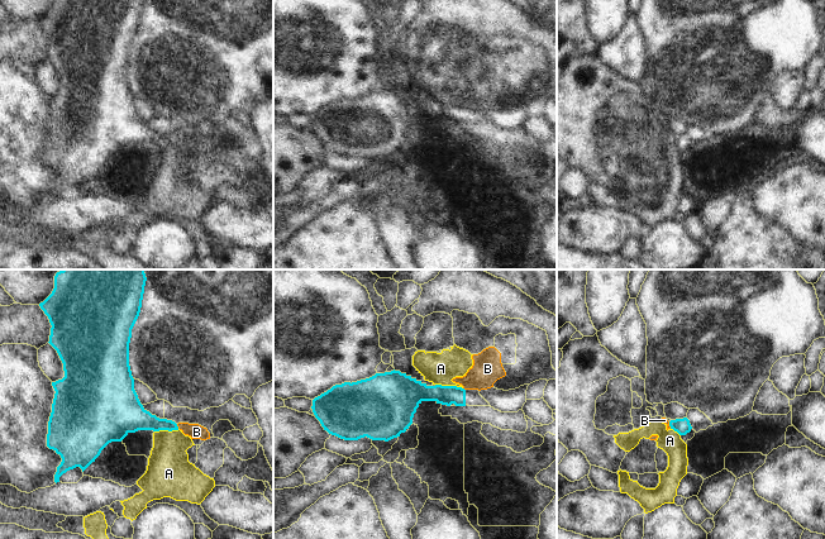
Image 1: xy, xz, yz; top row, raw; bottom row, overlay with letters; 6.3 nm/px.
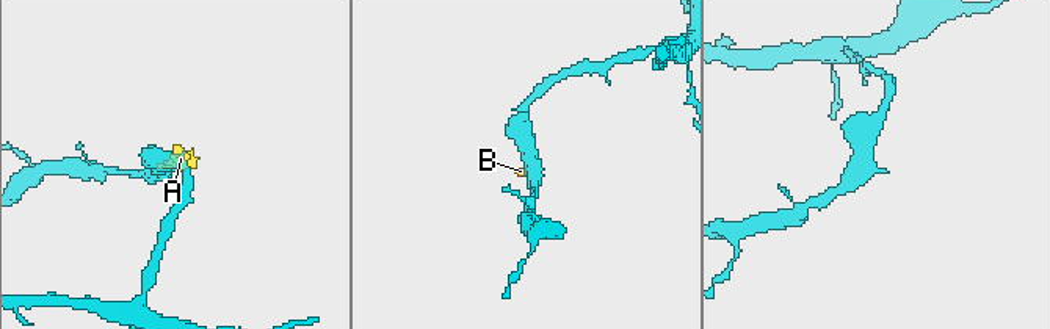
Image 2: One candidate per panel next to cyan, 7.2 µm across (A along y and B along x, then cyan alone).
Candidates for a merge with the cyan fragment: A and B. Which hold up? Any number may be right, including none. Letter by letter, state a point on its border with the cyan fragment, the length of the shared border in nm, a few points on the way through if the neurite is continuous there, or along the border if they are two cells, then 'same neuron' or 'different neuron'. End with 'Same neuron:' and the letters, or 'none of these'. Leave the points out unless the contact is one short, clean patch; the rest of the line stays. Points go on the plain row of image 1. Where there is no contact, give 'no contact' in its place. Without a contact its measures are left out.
A: meets cyan in xz at (449, 103); contact 180 nm long; border along xz (435, 100), (456, 101), (462, 105); different neuron
B: meets cyan in xy at (177, 143); contact 40 nm long; border along xy (176, 141), (179, 144); different neuron
Same neuron: none of these

